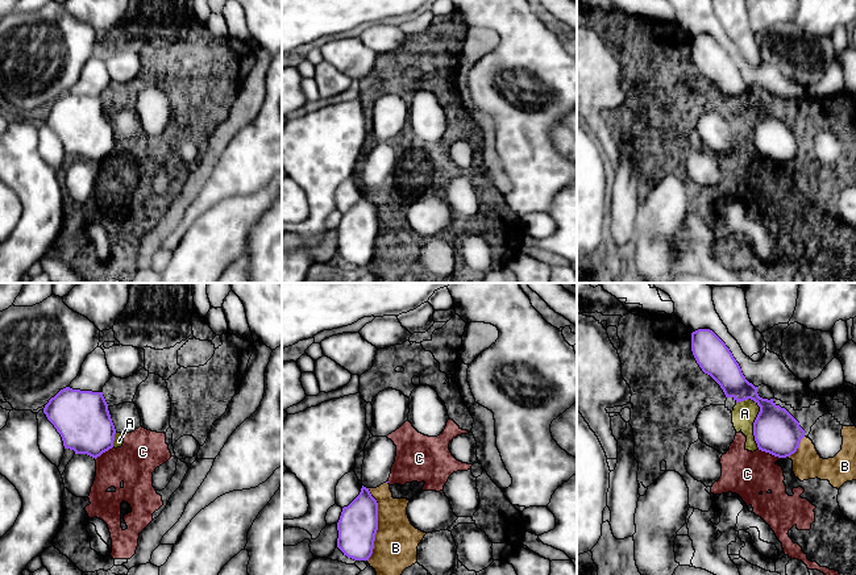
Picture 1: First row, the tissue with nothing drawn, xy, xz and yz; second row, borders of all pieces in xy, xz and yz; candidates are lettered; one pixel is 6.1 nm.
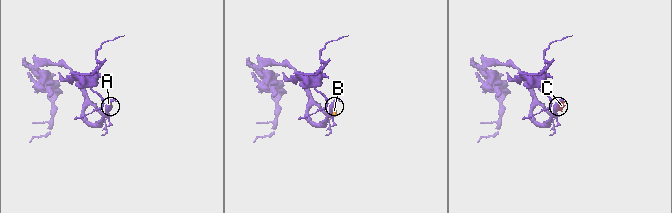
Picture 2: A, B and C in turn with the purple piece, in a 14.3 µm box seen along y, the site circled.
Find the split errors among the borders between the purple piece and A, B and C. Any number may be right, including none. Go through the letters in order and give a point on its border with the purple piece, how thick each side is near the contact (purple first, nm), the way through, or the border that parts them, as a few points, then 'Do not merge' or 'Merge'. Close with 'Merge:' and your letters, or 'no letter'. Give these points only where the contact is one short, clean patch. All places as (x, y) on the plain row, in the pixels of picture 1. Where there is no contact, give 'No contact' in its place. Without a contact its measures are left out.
A: Touches purple at yz (753, 128). Thickness 280 nm (purple) against 150 nm. Boundary: yz (748, 103), (759, 112), (753, 128), (753, 145), (759, 154). Do not merge
B: Touches purple at xz (377, 230). Thickness 240 nm (purple) against 280 nm. Do not merge
C: Touches purple at yz (769, 158). Thickness 280 nm (purple) against 280 nm. Do not merge
Merge: no letter

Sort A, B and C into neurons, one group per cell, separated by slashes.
A B C

